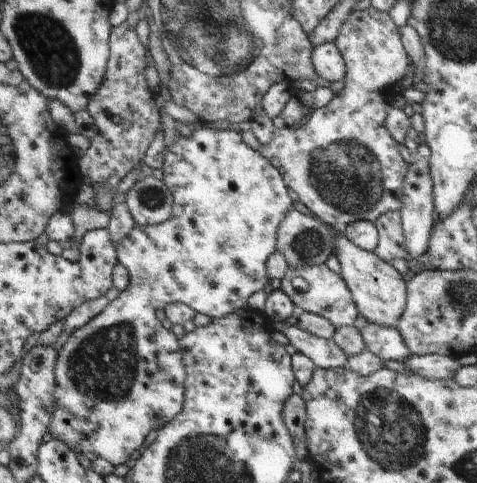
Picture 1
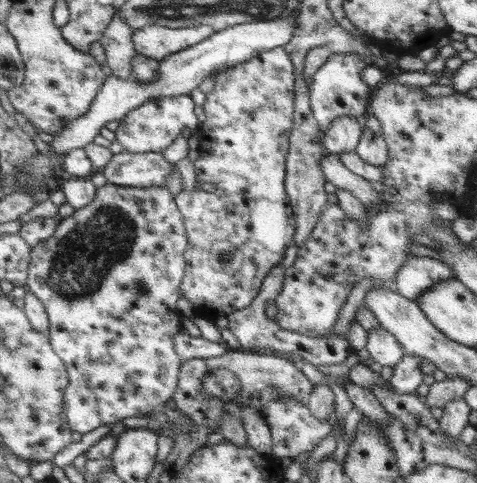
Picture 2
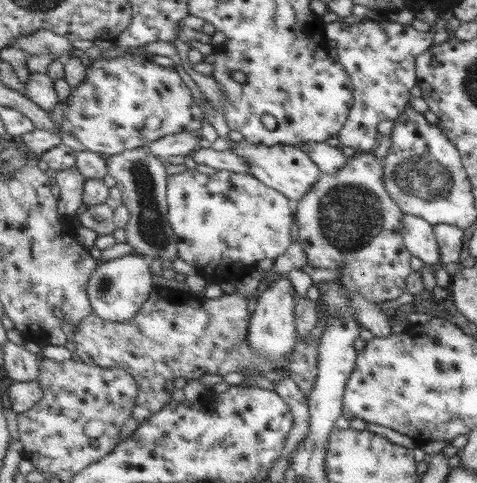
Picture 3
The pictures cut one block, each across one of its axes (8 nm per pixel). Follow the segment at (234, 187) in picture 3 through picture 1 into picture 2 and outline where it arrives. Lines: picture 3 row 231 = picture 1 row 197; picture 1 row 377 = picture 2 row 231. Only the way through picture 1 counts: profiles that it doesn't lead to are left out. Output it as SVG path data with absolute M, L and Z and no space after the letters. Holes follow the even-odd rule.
M103 186L97 190L97 198L81 208L75 210L73 216L63 218L59 222L59 228L55 236L49 240L43 240L39 246L33 248L33 266L29 270L29 282L27 292L37 294L37 298L43 302L43 306L49 312L51 318L51 332L49 338L53 342L53 348L67 364L71 384L65 400L65 410L69 414L69 424L73 430L85 434L91 432L103 424L123 424L129 418L139 418L145 414L155 412L157 408L163 408L167 400L171 400L177 394L177 386L181 380L181 366L183 360L175 350L175 336L183 330L183 316L177 310L177 302L181 296L181 284L185 280L187 272L187 250L189 250L189 230L185 226L185 216L177 204L177 198L171 196L169 190L163 188L125 188L125 186Z

